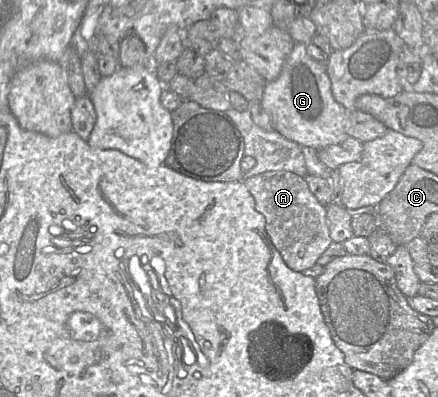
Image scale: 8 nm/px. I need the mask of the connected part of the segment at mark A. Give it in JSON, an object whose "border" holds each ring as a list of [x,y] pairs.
{"border":[[[268,171],[244,180],[253,195],[256,209],[266,220],[266,231],[286,265],[293,271],[302,272],[314,266],[319,257],[332,243],[329,233],[326,206],[311,192],[305,178],[289,171]]]}

